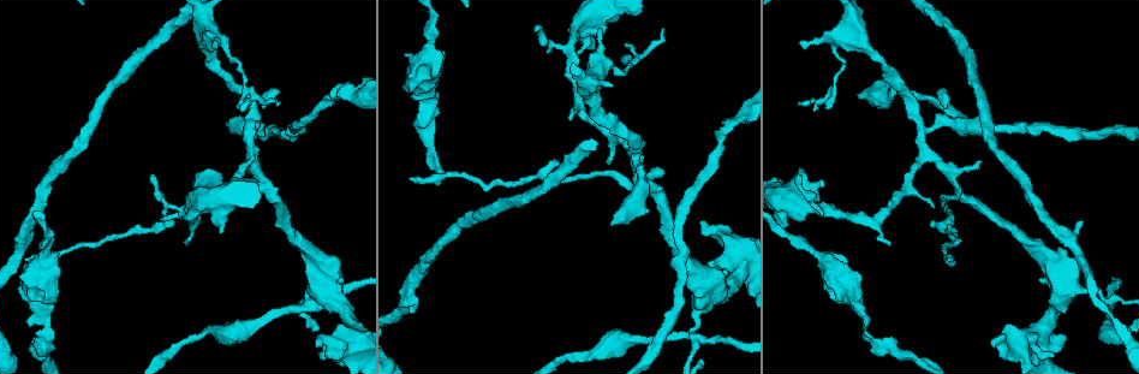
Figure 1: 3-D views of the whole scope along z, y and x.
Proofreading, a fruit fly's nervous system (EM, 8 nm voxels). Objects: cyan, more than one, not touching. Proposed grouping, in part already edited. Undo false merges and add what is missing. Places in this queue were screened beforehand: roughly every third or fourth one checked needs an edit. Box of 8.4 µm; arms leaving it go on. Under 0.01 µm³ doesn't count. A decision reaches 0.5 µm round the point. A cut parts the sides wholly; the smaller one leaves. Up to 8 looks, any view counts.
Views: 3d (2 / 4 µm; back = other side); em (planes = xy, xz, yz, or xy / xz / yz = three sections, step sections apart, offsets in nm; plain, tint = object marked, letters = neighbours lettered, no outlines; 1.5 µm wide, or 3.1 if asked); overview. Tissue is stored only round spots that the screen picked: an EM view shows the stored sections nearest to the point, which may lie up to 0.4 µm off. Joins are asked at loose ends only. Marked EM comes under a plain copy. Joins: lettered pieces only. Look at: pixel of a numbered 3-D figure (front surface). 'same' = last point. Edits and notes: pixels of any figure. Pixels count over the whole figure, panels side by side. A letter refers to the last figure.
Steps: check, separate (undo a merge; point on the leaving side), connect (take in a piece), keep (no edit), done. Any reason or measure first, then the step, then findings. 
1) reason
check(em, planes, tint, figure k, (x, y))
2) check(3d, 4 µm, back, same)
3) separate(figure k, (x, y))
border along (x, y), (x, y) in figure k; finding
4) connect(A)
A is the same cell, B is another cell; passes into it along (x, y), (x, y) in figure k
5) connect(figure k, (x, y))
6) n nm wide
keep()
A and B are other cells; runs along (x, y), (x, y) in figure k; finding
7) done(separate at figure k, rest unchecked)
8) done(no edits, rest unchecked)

check(em, planes, letters, figure 1, (737, 120))

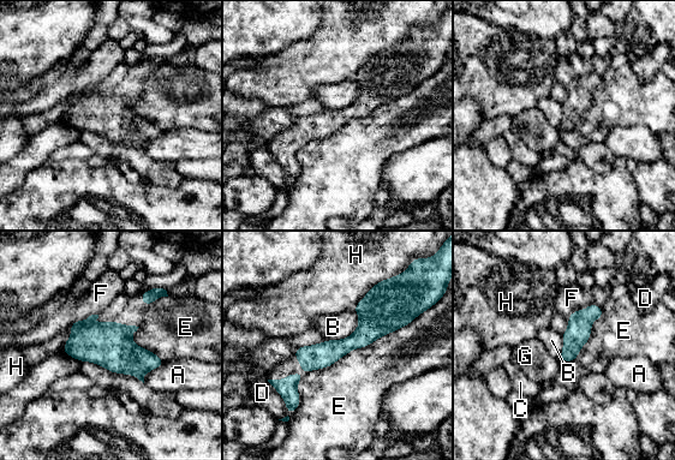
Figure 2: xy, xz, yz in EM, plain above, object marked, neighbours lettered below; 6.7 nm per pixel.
keep()
A, B, C, D, E, F, G and H are other cells; runs along (404, 322), (376, 322), (278, 382) in figure 2; one neuron here

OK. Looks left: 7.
check(em, planes, letters, figure 1, (1106, 301))

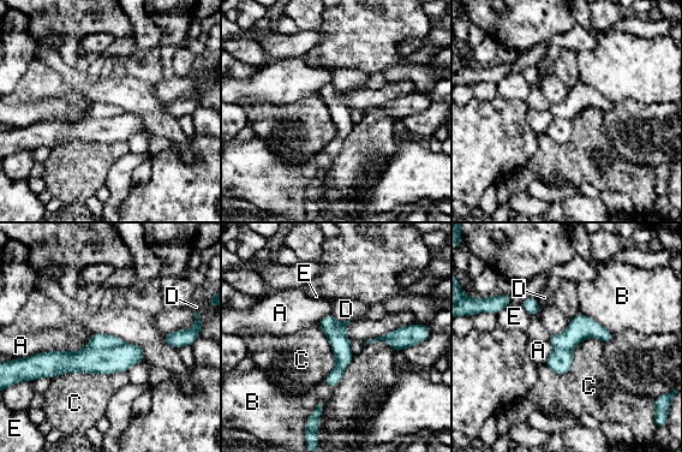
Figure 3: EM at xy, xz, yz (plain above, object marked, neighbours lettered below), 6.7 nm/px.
140 nm wide
separate(figure 3, (89, 360))
A, B, C, D and E are other cells; two neurons meet here

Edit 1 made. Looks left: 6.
a narrow waist
check(3d, 4 µm, figure 1, (865, 334))

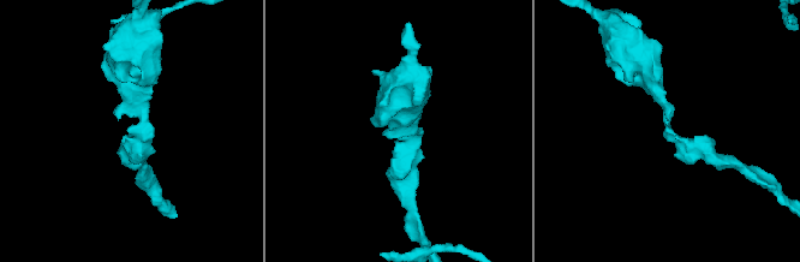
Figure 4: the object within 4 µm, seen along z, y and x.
arms of 260, 280 nm
check(em, xy, step 8, letters, figure 4, (410, 135))

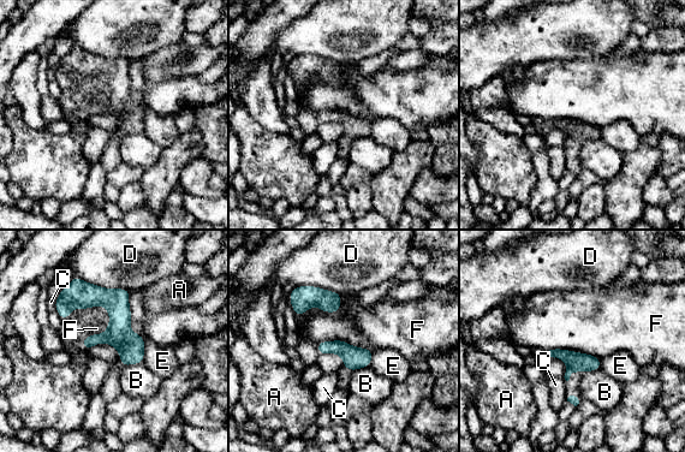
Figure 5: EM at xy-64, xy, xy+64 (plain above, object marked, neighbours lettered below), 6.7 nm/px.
cut it another way
check(em, planes, letters, same)

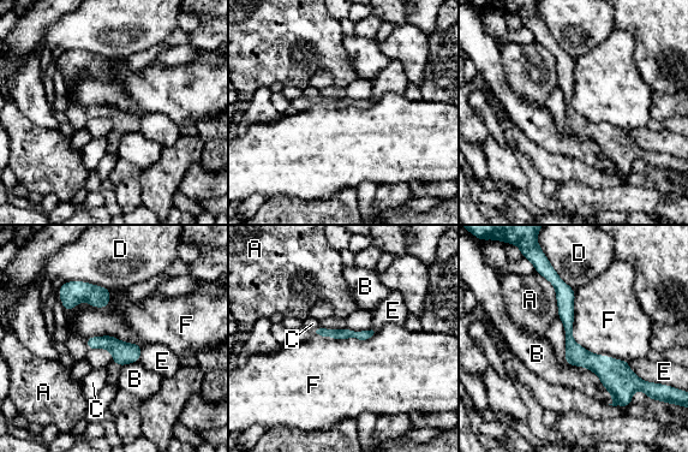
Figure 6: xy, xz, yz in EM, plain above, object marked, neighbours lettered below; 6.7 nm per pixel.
130 nm wide; F touches over 600 nm
keep()
A, B, C, D, E and F are other cells; all the same neuron

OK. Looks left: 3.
done(separate at figure 3, rest unchecked)

